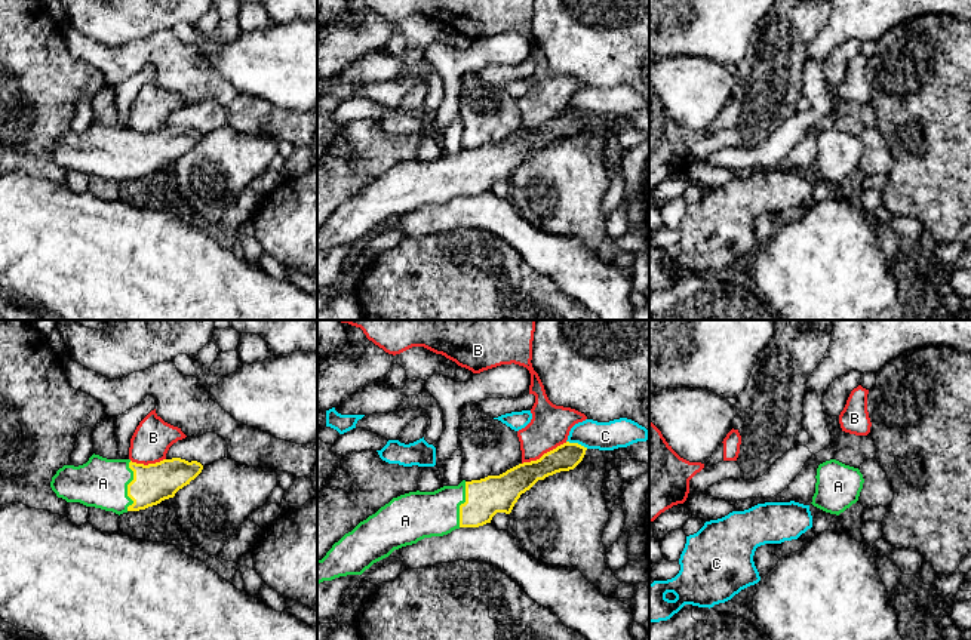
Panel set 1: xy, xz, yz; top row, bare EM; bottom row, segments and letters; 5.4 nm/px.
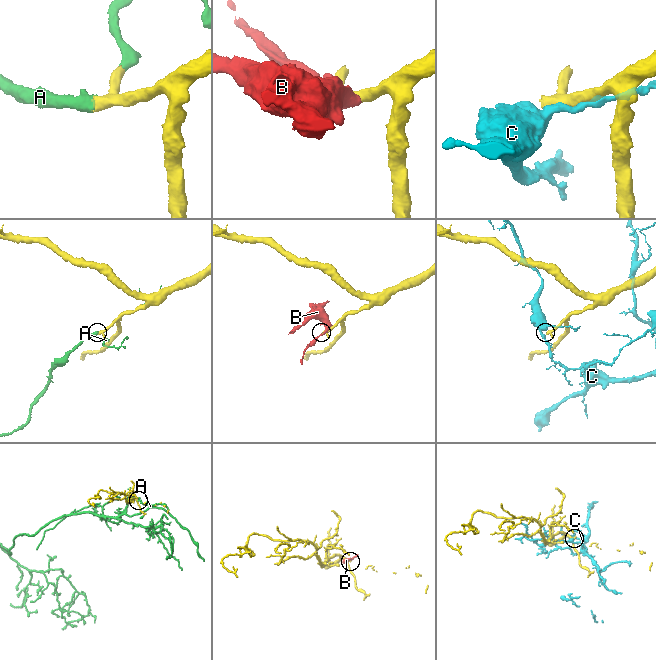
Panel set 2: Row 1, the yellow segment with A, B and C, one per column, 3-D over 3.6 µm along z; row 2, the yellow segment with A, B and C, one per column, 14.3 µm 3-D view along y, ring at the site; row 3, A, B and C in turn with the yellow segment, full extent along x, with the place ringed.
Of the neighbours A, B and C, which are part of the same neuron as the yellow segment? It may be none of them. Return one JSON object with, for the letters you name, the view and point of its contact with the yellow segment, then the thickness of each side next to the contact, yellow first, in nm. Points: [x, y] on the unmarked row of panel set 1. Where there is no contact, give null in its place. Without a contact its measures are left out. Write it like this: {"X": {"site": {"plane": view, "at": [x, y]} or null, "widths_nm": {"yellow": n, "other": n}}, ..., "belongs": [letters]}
{"A": {"site": {"plane": "xy", "at": [128, 154]}, "widths_nm": {"yellow": 220, "other": 280}}, "belongs": ["A"]}

